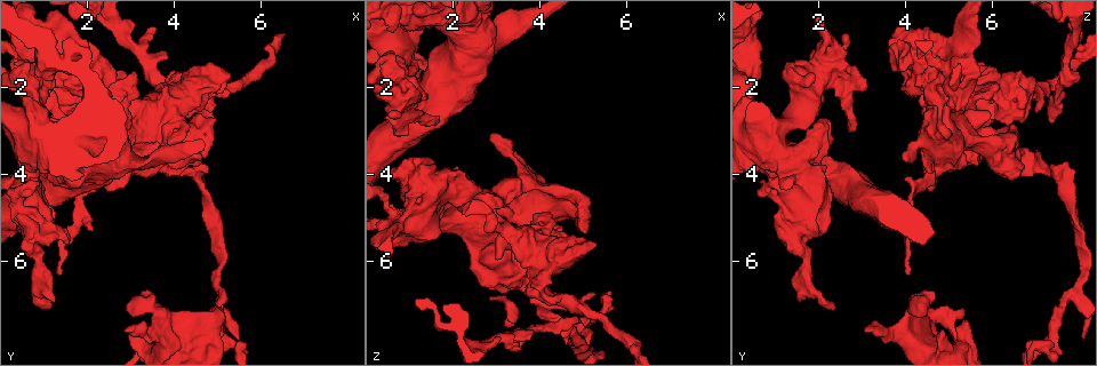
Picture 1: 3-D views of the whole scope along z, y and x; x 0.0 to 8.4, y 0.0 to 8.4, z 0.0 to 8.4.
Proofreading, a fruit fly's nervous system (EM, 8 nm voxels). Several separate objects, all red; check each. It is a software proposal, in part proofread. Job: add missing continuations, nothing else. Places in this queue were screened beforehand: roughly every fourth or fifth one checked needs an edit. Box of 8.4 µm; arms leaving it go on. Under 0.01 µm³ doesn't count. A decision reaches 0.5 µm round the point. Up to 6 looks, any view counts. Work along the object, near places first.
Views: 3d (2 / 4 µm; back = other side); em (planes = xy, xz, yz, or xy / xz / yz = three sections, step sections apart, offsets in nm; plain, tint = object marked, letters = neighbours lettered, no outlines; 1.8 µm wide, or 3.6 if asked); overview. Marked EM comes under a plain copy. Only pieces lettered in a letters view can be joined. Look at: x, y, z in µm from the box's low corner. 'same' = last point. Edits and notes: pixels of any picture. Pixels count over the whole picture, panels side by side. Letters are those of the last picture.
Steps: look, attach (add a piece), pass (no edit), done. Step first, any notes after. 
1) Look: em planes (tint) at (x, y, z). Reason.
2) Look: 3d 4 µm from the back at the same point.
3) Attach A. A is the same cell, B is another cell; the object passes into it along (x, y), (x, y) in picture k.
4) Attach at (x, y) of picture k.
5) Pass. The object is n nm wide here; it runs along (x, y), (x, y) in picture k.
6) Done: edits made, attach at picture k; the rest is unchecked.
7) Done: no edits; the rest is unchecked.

Look: 3d 4 µm from the back at (4.75, 2.10, 7.00). Side arm on a straight run.

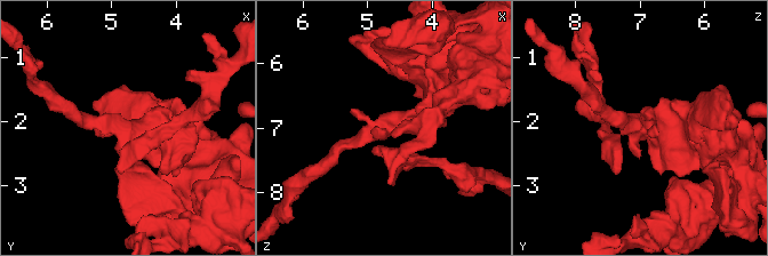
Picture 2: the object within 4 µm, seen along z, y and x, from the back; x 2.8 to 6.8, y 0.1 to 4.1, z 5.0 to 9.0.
Look: em yz step 8 (tint) at (4.75, 2.15, 7.00). Shape alone is not enough.

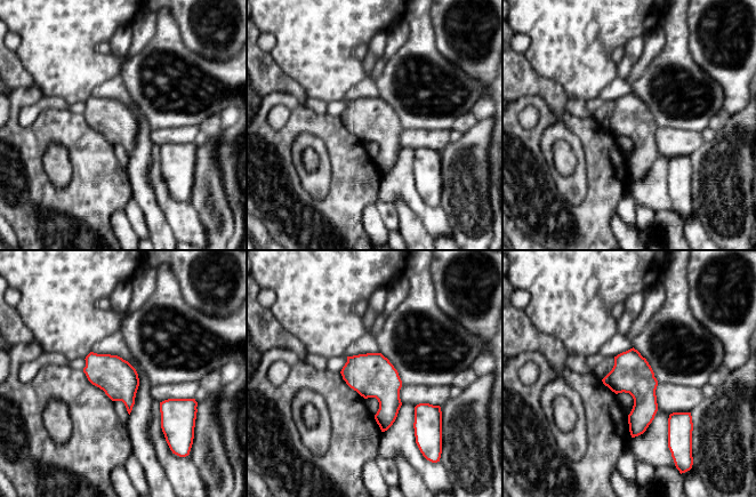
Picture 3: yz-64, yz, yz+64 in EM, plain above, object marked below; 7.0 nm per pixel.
Look: em yz step 8 (letters) at the same point. What lies round it.

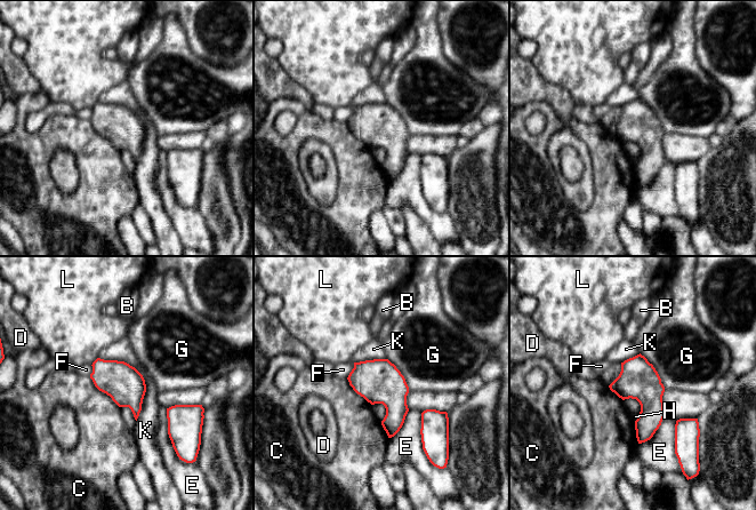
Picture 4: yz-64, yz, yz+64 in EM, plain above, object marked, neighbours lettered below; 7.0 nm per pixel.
Pass. B, C, D, E, F, G, H, K and L are other cells; a border runs along (98, 357), (142, 375), (136, 421) in picture 4; none of them fits.

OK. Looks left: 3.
Look: 3d 4 µm at (0.75, 1.55, 4.85). Thick turns thin.

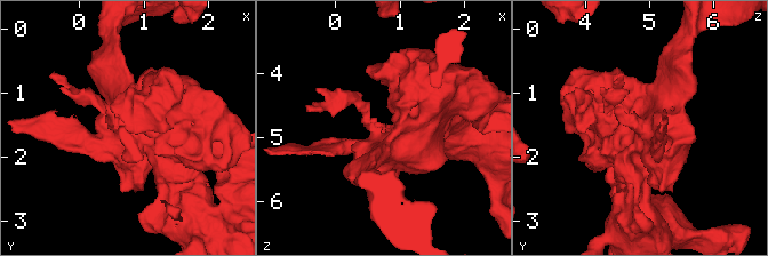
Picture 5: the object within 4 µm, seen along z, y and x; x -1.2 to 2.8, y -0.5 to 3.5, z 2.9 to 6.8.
Look: em xz step 16 (tint) at (0.70, 1.55, 4.90).

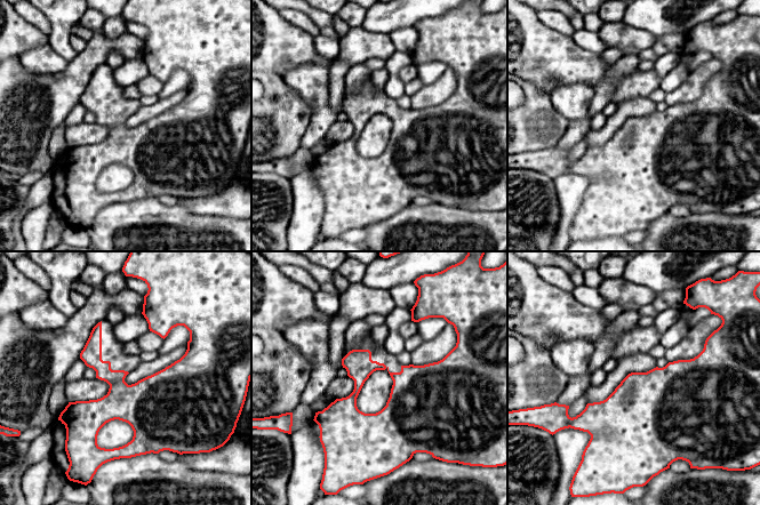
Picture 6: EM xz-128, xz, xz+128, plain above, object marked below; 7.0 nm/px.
Look: em xz step 16 (letters) at the same point.

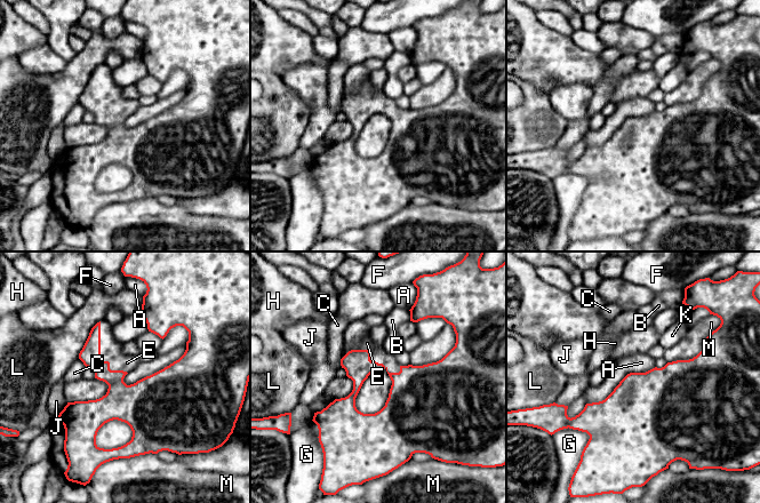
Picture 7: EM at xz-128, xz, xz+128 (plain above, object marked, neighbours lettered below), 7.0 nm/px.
Attach E. E is the same cell, A, B, C, F, G, H, J, K, L and M are other cells; the object passes into it along (90, 354), (100, 356), (111, 350) in picture 7; it goes on there.

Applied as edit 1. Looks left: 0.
Done: edits made, attach at picture 7; the rest is unchecked.

